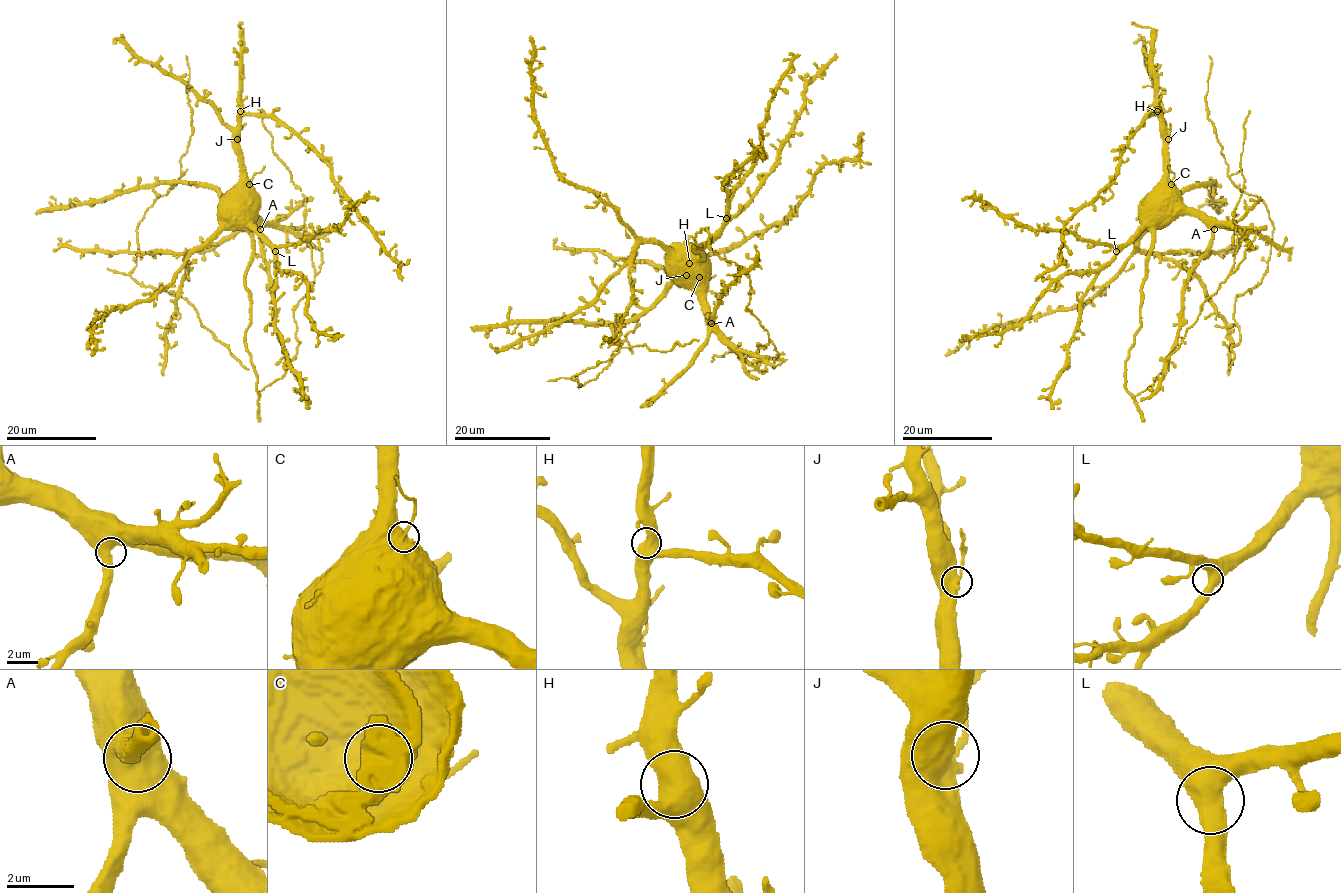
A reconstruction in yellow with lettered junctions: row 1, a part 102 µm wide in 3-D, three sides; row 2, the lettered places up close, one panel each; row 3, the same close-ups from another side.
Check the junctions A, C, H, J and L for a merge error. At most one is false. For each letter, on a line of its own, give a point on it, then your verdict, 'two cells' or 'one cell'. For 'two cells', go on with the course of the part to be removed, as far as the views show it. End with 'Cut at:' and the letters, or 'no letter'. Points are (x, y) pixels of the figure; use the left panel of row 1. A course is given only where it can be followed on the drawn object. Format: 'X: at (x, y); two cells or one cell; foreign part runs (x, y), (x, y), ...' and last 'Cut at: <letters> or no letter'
A: at (260, 229); one cell
C: at (249, 184); one cell
H: at (240, 111); one cell
J: at (237, 139); two cells; foreign part runs (238, 139), (240, 129), (246, 123)
L: at (275, 251); one cell
Cut at: J

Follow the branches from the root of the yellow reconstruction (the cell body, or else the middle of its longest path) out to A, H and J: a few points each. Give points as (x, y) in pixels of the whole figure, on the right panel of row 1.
A: (1152, 197), (1172, 211), (1196, 211), (1214, 229)
H: (1152, 197), (1152, 192), (1164, 179), (1166, 128), (1157, 111)
J: (1152, 197), (1152, 192), (1164, 179), (1164, 147), (1169, 139)

